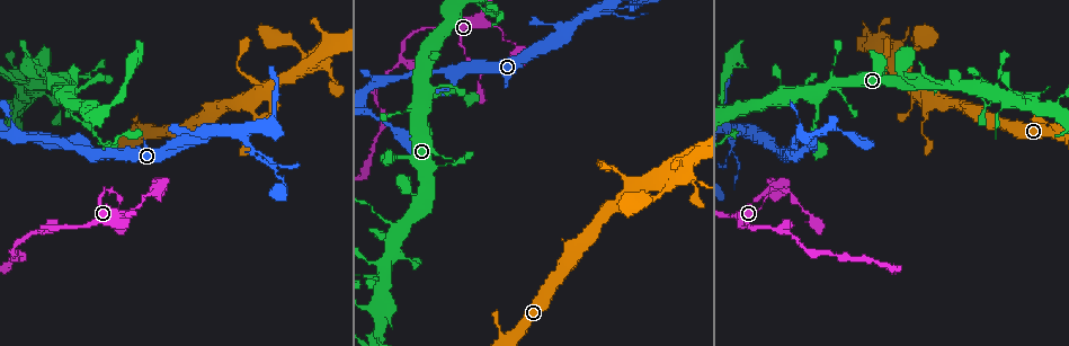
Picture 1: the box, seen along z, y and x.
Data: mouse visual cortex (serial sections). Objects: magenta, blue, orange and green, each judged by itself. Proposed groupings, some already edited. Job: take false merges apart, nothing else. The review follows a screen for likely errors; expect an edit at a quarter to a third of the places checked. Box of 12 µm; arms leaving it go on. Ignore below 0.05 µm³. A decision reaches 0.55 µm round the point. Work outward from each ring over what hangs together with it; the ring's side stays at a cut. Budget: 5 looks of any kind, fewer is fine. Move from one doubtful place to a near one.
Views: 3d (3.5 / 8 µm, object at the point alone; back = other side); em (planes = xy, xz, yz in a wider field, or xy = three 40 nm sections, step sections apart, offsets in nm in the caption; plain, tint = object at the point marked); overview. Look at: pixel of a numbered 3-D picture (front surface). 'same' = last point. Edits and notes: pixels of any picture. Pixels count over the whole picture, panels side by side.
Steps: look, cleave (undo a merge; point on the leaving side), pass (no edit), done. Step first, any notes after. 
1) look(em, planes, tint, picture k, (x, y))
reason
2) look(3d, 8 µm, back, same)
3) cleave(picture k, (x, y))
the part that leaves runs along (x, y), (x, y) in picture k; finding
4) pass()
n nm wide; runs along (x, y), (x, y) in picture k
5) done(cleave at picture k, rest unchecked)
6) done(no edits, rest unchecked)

look(3d, 3.5 µm, picture 1, (923, 124))
narrows sharply

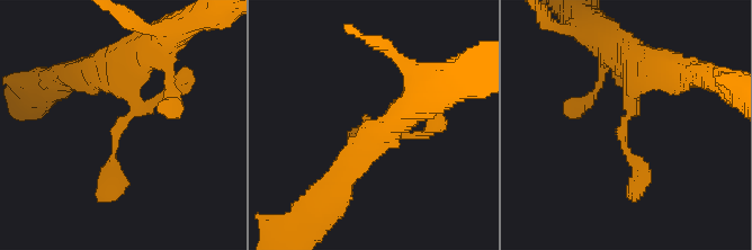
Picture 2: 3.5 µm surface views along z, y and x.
look(em, xy, step 3, tint, picture 2, (624, 122))

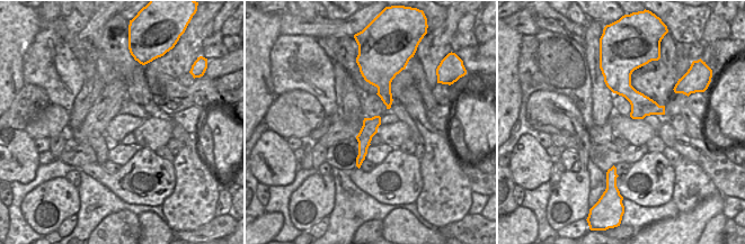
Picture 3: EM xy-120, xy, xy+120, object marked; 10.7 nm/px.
look(em, planes, tint, same)
cut it another way

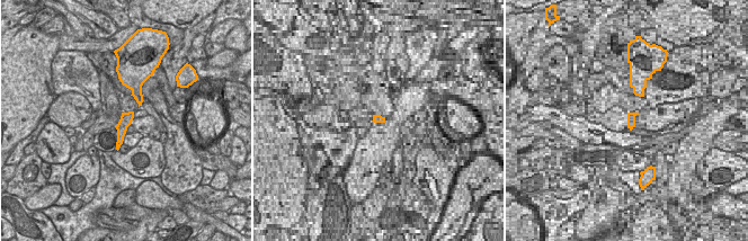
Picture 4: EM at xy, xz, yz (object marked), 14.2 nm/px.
pass()
runs along (644, 61), (621, 133), (636, 188) in picture 2; all the same cell

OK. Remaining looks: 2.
look(3d, 3.5 µm, picture 1, (103, 189))
sharp bend

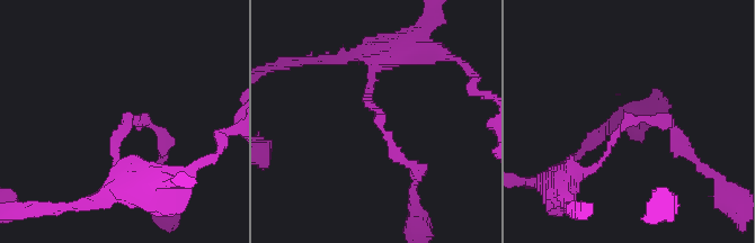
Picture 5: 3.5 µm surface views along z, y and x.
look(em, xy, step 2, tint, picture 5, (629, 119))
arms of 100, 150 nm

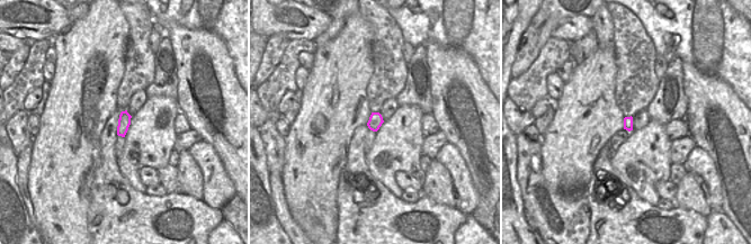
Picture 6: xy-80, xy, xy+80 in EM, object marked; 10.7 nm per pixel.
pass()
runs along (373, 72), (370, 106), (415, 170) in picture 5; all the same cell

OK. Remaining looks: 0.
done(no edits, rest unchecked)

